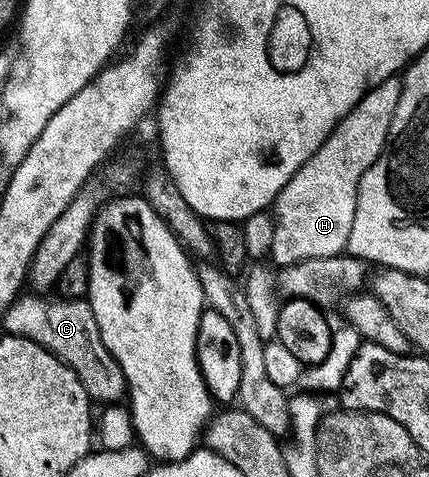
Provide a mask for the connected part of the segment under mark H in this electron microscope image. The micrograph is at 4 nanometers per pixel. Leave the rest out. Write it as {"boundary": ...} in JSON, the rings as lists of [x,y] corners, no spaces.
{"boundary":[[[393,78],[374,86],[332,127],[322,146],[318,146],[310,159],[292,175],[290,182],[282,186],[270,208],[274,222],[270,253],[273,265],[339,256],[347,249],[350,230],[354,226],[360,180],[382,154],[399,97],[399,79]]]}

